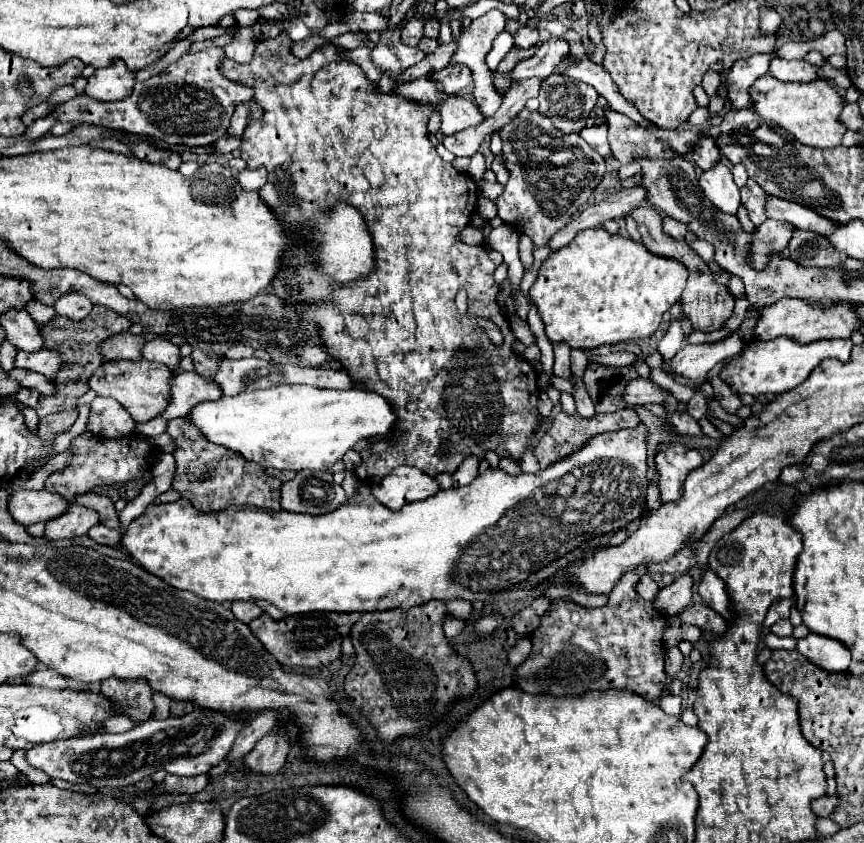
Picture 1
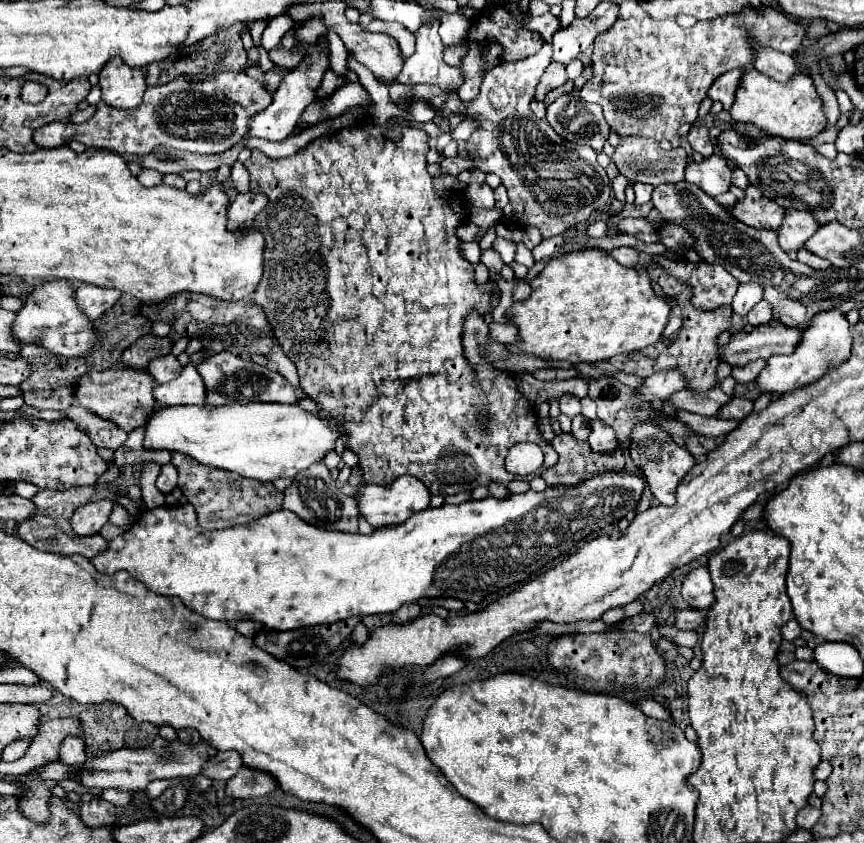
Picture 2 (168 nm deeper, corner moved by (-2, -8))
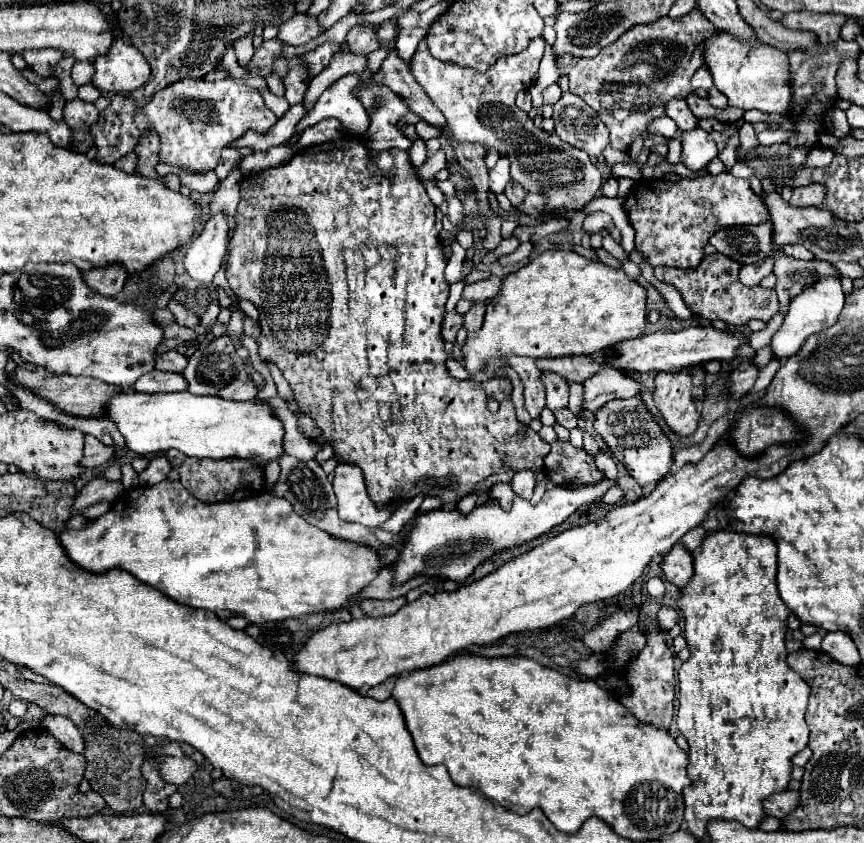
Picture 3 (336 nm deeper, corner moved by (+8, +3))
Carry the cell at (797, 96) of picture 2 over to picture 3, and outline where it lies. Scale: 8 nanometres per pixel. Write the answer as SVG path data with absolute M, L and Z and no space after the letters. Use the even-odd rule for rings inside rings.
M719 32L705 42L705 62L713 74L715 86L727 96L729 106L741 110L759 110L763 114L791 114L791 82L789 82L789 56L773 46L753 42L739 42L733 36Z

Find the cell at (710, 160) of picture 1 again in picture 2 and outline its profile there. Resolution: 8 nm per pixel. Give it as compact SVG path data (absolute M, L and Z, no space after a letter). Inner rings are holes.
M703 123L693 125L687 139L689 139L691 147L693 147L697 153L701 153L703 157L709 157L709 155L713 153L713 143L711 143L711 139L709 139L709 129L707 129Z

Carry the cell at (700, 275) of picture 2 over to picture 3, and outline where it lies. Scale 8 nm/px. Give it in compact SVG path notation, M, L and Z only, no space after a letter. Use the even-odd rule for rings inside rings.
M711 254L705 256L693 272L681 272L681 268L655 268L655 278L665 284L673 284L681 292L691 312L707 320L723 320L729 326L745 326L751 318L767 322L779 310L775 290L763 290L759 286L755 288L743 286L737 278L737 272L739 272L737 262L729 260L723 254Z

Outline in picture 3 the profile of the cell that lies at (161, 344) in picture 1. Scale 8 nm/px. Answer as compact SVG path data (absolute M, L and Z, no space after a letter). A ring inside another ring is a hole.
M167 350L155 358L155 368L165 372L183 372L185 364L187 364L187 358L177 350Z

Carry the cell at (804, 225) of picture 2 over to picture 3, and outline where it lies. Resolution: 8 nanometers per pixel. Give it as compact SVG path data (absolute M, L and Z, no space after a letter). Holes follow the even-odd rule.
M809 184L809 186L801 186L793 190L793 196L789 200L789 204L793 206L821 206L825 198L825 188L821 184Z

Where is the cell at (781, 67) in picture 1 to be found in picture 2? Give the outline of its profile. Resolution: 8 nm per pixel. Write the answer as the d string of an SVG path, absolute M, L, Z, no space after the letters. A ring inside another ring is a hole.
M755 47L755 69L773 77L775 81L781 81L781 83L787 83L791 79L791 75L797 71L795 67L795 59L787 53L781 53L781 51L775 51L775 49L769 49L769 47Z

